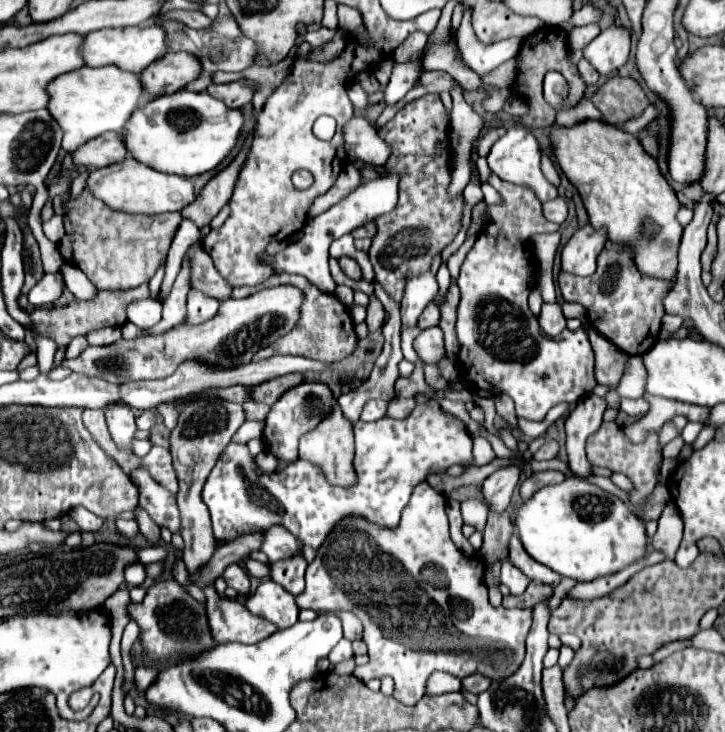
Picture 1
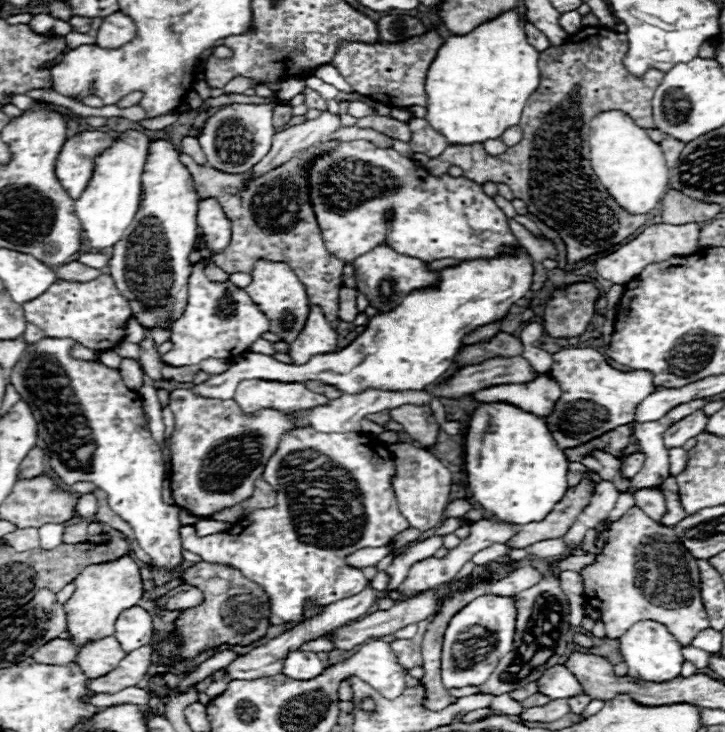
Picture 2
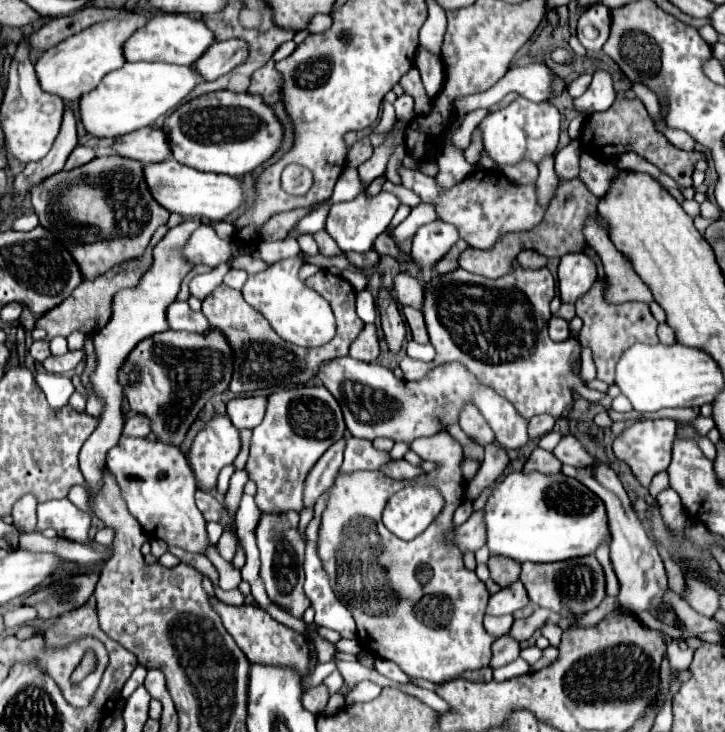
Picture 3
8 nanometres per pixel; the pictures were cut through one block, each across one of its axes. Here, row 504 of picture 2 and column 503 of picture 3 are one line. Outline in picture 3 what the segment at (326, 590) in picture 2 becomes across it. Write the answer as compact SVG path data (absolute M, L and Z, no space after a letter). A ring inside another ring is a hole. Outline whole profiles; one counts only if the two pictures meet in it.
M514 262L514 272L500 276L496 280L470 274L462 268L432 278L426 284L426 300L424 300L424 318L430 334L430 342L436 348L436 358L430 364L418 364L416 368L406 368L404 360L400 364L406 380L422 380L432 368L448 364L448 362L460 362L480 384L486 384L494 388L500 396L510 400L516 408L516 412L530 420L536 414L550 414L554 418L560 418L564 408L572 404L572 394L580 394L586 400L600 400L600 392L592 392L584 386L580 378L580 342L576 336L566 338L564 342L554 342L548 336L548 320L550 320L550 300L554 298L556 284L548 268L522 268L518 262Z

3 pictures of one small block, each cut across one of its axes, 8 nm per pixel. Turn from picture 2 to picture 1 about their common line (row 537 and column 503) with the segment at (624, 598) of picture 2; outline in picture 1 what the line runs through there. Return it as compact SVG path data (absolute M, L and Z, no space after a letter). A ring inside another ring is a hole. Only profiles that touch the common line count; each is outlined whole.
M424 481L414 488L408 506L402 511L400 524L392 530L372 524L362 516L346 516L340 520L318 548L316 558L308 564L306 588L296 596L296 604L298 608L316 612L350 610L356 614L364 628L362 640L368 646L370 662L356 666L354 676L362 682L392 676L396 682L396 700L410 706L426 694L426 682L432 672L440 670L458 678L476 672L484 652L470 652L470 638L502 644L506 674L522 664L524 640L532 626L532 608L494 608L488 602L482 576L484 564L478 558L466 558L450 540L446 496ZM374 556L378 556L378 560L390 556L390 560L398 560L398 564L410 572L410 608L402 612L402 620L392 620L394 628L388 636L378 632L378 624L374 624L374 620L366 616L366 608L362 608L362 588L366 588L366 572L374 568Z

